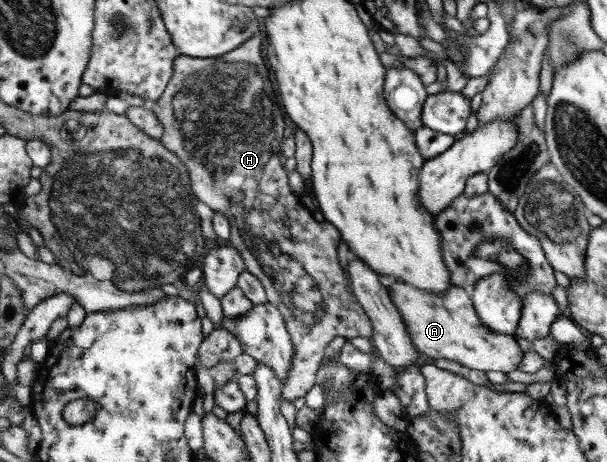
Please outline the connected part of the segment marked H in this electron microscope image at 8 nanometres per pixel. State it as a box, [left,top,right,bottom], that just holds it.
[151,31,375,404]

